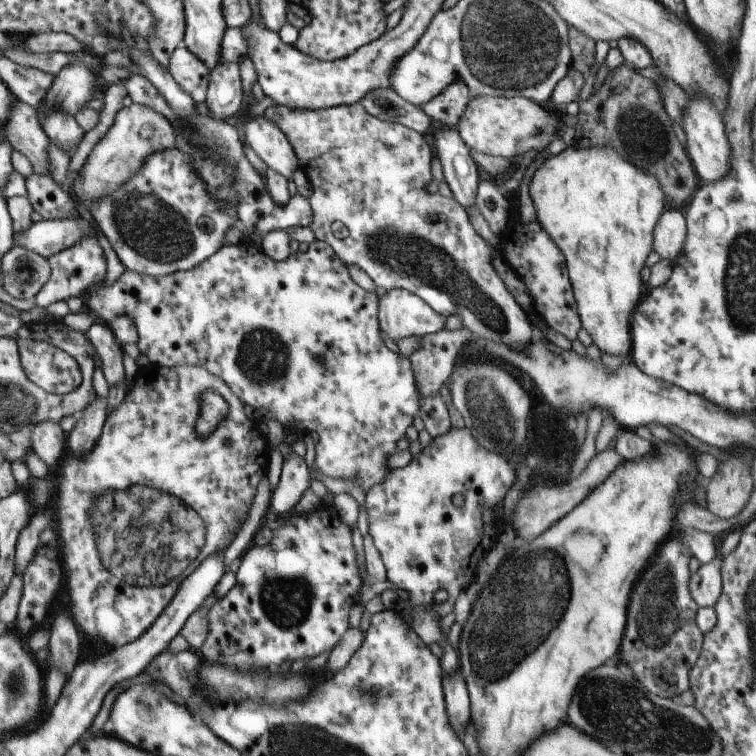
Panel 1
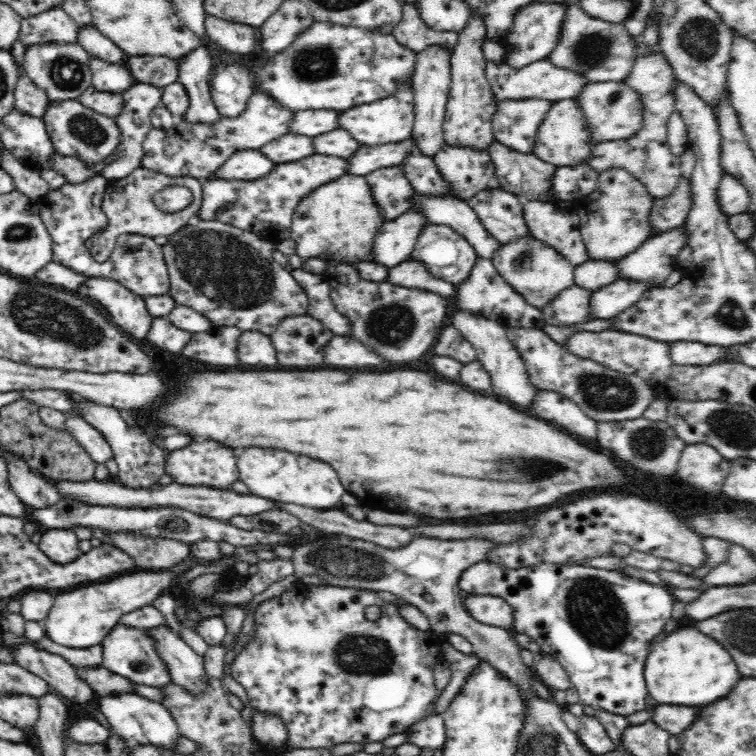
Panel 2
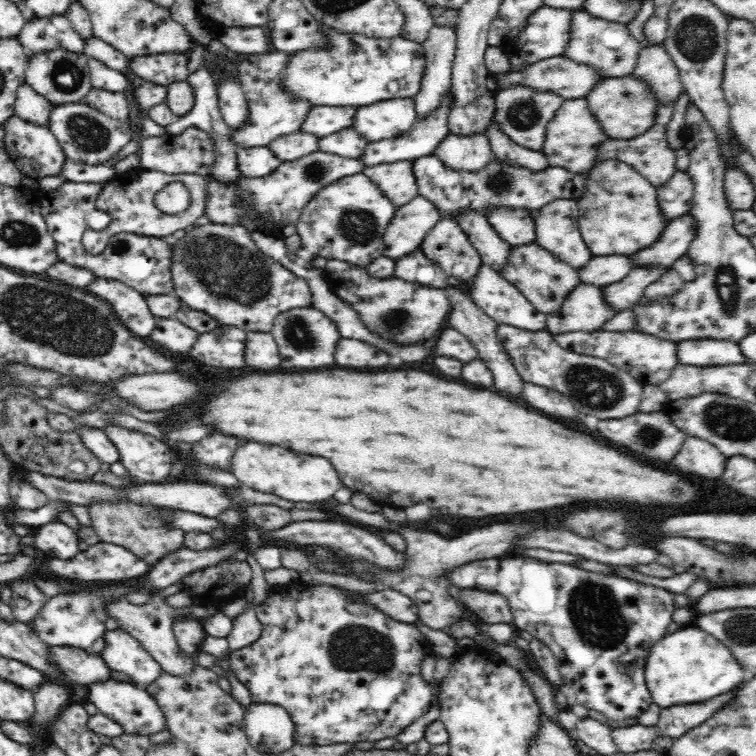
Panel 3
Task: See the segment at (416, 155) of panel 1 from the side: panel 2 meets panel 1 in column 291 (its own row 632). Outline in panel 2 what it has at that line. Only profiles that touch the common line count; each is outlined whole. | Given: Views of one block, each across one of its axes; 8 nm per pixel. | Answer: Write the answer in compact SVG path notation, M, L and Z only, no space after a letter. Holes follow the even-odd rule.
M116 624L115 629L107 634L100 646L103 648L103 665L112 673L134 683L158 689L164 688L172 682L166 665L156 651L156 643L148 637L144 630Z

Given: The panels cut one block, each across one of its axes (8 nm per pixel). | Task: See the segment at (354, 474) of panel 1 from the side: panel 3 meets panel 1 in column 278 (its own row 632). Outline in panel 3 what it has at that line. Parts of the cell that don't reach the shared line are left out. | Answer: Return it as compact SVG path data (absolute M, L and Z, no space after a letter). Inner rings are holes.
M294 581L294 584L288 583L272 587L267 599L252 609L263 627L260 639L245 648L232 651L229 658L229 667L234 673L234 677L250 691L251 702L276 704L288 712L294 723L293 737L295 744L329 746L344 742L355 743L362 742L362 740L375 742L376 740L382 740L382 738L392 738L398 736L407 726L416 722L423 714L426 714L434 703L439 690L438 684L426 682L420 671L422 661L432 652L432 647L428 638L415 625L396 621L384 612L377 610L370 603L354 601L354 599L348 597L345 590L339 587L333 585L308 585L304 581L300 586Z

